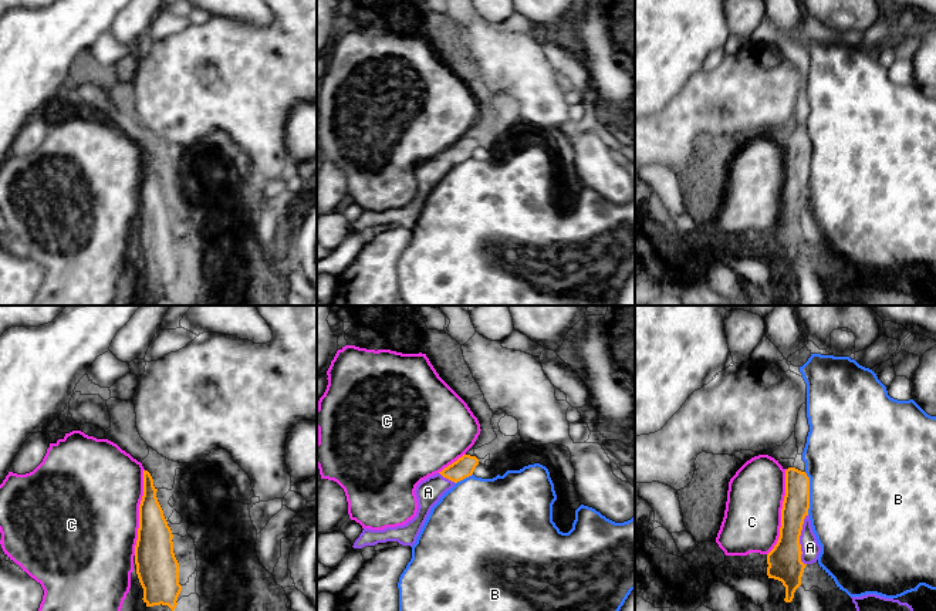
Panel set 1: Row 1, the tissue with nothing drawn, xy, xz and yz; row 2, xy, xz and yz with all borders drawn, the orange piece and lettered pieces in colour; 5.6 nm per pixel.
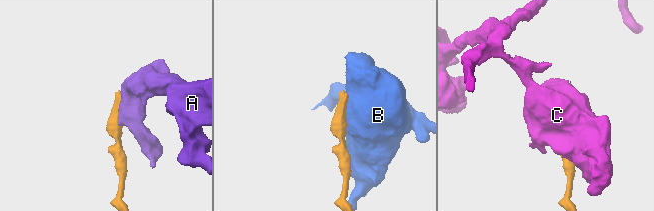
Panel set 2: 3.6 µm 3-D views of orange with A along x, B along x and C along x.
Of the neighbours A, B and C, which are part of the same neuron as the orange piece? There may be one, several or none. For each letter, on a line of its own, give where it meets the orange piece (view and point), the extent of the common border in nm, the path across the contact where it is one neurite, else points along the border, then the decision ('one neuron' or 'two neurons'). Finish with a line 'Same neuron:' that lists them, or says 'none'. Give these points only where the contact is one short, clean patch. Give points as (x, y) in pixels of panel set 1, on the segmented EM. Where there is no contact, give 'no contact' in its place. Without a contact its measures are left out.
A: yz (798, 540) | 280 nm | two neurons
B: yz (808, 493) | 240 nm | two neurons
C: xy (139, 512) | 500 nm | two neurons
Same neuron: none

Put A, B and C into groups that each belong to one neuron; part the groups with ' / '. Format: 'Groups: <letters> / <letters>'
Groups: A / B / C

